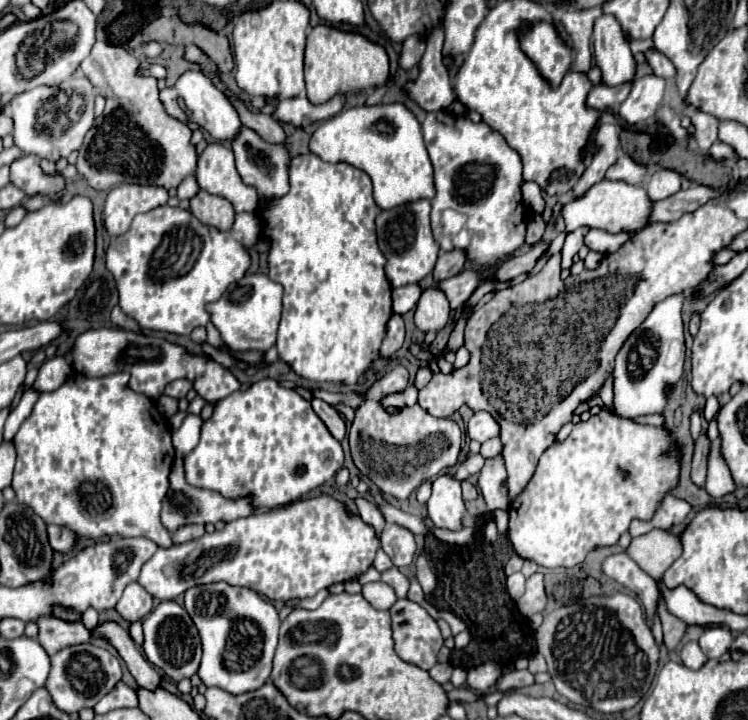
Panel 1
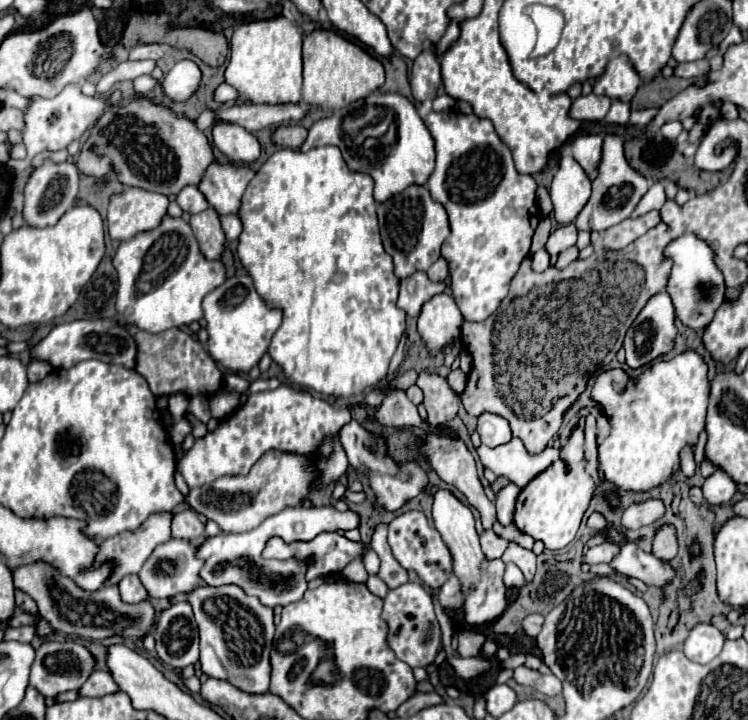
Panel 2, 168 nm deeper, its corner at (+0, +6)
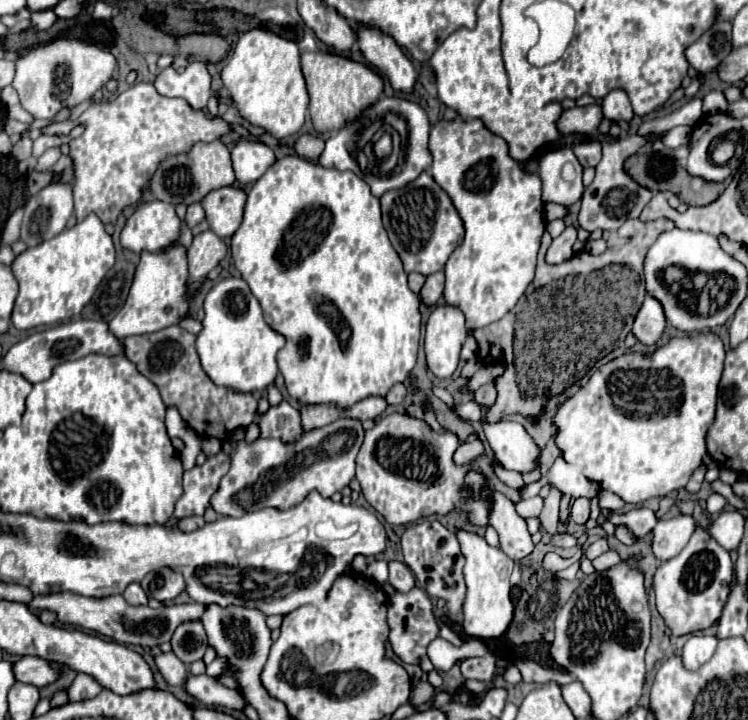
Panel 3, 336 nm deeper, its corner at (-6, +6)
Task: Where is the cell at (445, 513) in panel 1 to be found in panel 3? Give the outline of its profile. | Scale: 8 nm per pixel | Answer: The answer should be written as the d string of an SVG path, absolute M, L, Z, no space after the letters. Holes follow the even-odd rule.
M457 531L459 545L465 555L465 583L467 583L467 597L463 605L463 631L467 637L477 639L499 639L511 619L513 619L513 603L509 597L511 585L509 575L513 571L513 559L509 559L501 549L493 549L487 541L471 531Z

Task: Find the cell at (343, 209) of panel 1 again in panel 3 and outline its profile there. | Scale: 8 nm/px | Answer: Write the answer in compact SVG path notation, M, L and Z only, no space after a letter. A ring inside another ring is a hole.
M297 155L277 161L247 191L243 223L231 239L231 257L233 257L237 271L247 281L251 293L259 299L267 325L285 337L285 347L277 353L277 365L279 365L279 371L285 379L287 393L293 399L297 399L301 405L333 403L337 409L349 409L351 405L355 405L357 401L363 401L367 397L373 397L373 395L385 397L387 391L395 383L409 379L409 375L417 363L417 347L419 347L419 335L421 335L421 311L419 311L421 301L419 301L419 295L415 295L407 287L407 273L403 271L401 259L395 253L395 249L391 247L387 231L383 229L379 199L369 191L369 185L363 179L359 179L353 171L325 169L319 163L311 163L311 161L297 157Z

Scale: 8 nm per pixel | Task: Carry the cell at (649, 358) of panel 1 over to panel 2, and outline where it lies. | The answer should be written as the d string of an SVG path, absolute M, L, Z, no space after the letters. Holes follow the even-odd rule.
M657 293L653 295L647 305L641 309L641 313L637 315L637 319L633 321L633 325L627 329L627 335L625 335L625 343L623 343L623 349L625 349L625 363L629 365L629 369L639 369L651 361L655 361L657 357L663 357L667 353L673 351L673 345L675 345L675 337L677 337L677 325L675 325L675 307L671 303L671 297L669 293Z

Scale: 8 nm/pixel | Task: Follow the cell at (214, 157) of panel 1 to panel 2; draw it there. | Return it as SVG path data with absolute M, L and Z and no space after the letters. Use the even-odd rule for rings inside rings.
M213 161L201 183L199 189L209 201L211 207L215 207L221 215L237 213L241 207L241 197L253 179L253 169L249 165L235 167L233 163L219 163Z

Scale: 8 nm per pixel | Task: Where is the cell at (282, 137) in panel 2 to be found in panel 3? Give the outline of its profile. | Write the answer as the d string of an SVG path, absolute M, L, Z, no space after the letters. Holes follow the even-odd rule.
M301 135L295 143L297 155L307 159L307 161L313 161L313 163L319 161L319 155L323 153L323 147L325 147L325 141L317 135Z

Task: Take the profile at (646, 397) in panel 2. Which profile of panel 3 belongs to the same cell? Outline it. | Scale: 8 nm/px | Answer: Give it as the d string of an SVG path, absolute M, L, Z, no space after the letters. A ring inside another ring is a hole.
M699 333L695 337L673 337L669 339L665 345L657 347L651 355L645 353L625 353L605 365L601 365L599 369L595 369L589 377L589 381L585 385L579 387L579 391L575 395L571 395L569 399L565 399L563 405L557 407L555 415L553 415L553 425L555 425L555 445L561 451L563 461L567 463L577 463L583 467L583 475L591 481L599 485L599 491L611 491L615 495L619 495L625 503L643 503L651 497L663 497L669 495L671 491L679 491L687 485L689 477L693 475L693 471L701 465L703 457L707 455L707 445L705 445L705 437L709 427L715 421L715 407L717 407L717 389L719 389L719 381L721 381L721 373L723 373L723 361L725 361L725 349L723 349L723 341L715 335L715 333Z

